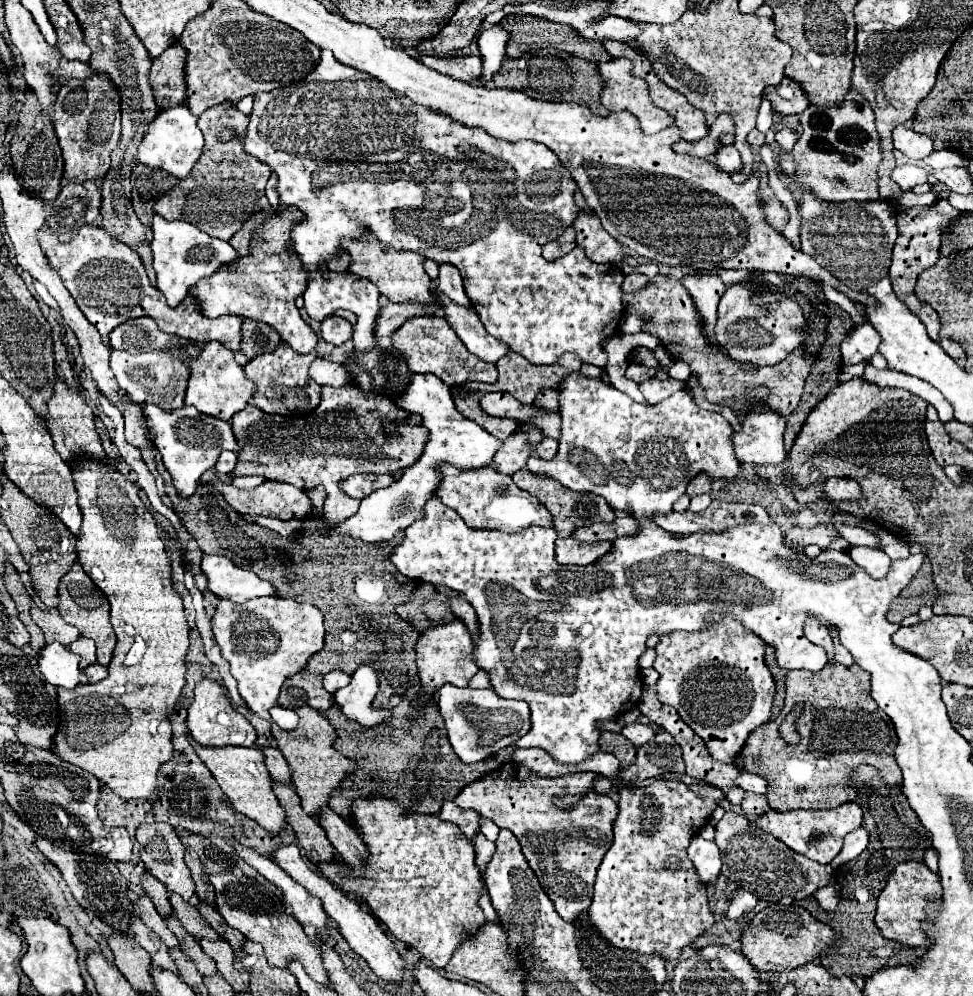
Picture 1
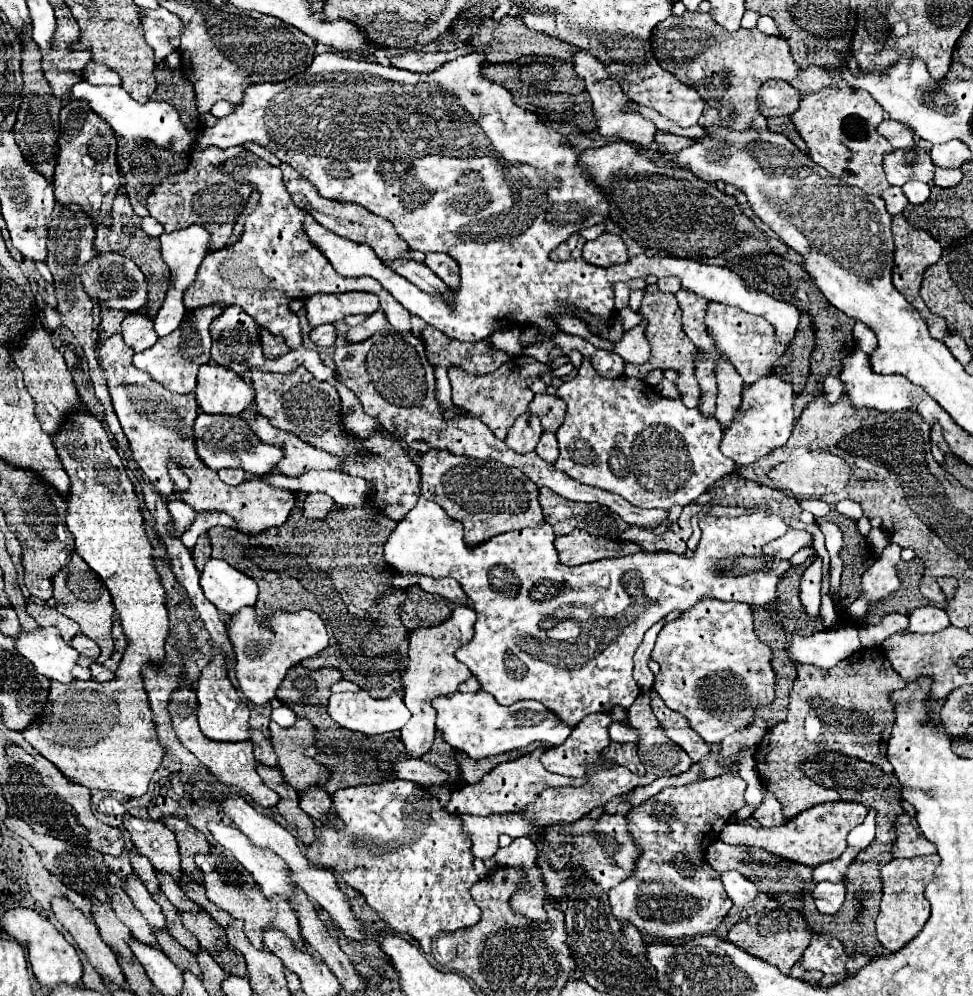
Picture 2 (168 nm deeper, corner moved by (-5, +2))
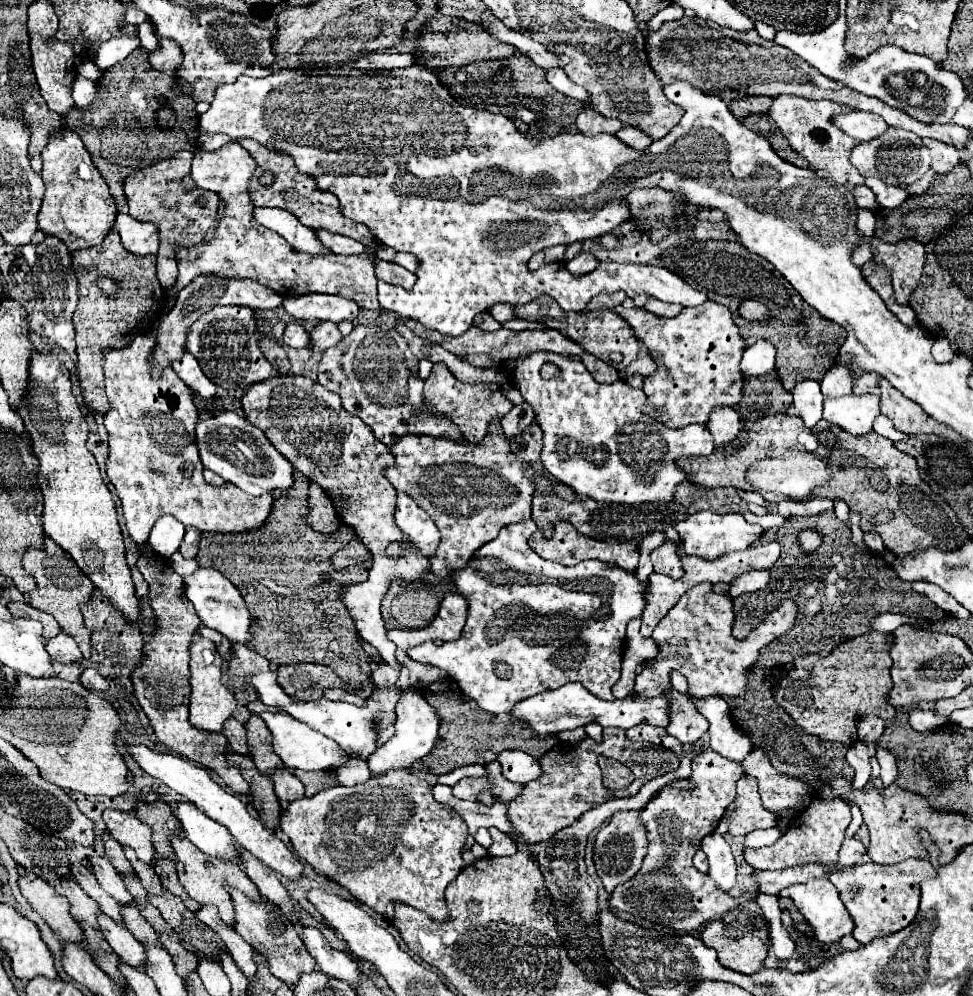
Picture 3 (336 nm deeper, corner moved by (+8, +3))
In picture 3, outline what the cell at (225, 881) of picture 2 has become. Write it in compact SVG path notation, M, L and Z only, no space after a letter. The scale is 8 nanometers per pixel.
M171 837L171 845L175 849L175 861L177 861L177 875L183 883L183 887L187 889L189 897L195 899L201 905L215 905L219 909L219 917L233 927L235 925L235 909L231 905L231 895L227 893L225 885L231 885L233 889L241 889L243 893L247 893L247 897L251 897L251 901L261 901L261 893L255 889L253 881L239 869L239 865L231 865L231 863L223 863L217 857L205 855L203 851L195 849L195 845L191 845L191 841L187 841L185 837Z

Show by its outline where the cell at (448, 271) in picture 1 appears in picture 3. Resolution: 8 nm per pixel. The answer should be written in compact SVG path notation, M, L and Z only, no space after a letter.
M397 253L391 261L403 265L405 269L409 269L409 271L413 271L413 273L415 273L415 269L419 269L419 259L413 257L411 253Z

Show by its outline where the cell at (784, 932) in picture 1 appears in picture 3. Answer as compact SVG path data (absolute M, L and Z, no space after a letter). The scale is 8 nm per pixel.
M725 913L723 919L711 921L703 929L701 939L707 947L713 947L717 951L721 965L725 965L733 971L745 973L745 975L753 975L753 973L759 973L763 969L767 951L771 947L767 921L763 917L751 917L745 913Z

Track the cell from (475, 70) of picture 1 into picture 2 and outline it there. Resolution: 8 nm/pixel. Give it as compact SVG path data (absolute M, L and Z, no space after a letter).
M456 48L452 52L416 52L416 50L408 50L400 56L392 56L390 64L402 70L410 70L410 72L434 72L438 70L444 62L454 60L462 54L466 54L466 48Z

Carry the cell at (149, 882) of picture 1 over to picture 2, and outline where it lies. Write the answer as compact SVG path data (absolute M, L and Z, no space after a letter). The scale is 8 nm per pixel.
M130 850L130 864L132 864L132 870L134 874L142 880L142 884L154 894L160 890L158 882L156 882L156 872L154 872L154 866L150 864L148 858L144 858L142 854L138 854L136 850Z

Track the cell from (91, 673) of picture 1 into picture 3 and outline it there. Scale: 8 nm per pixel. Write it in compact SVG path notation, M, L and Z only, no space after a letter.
M85 669L81 673L81 685L91 691L107 691L107 687L109 687L109 683L95 669Z

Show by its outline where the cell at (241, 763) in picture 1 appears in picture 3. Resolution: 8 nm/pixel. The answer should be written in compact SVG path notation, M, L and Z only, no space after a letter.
M141 555L137 561L139 571L143 573L145 581L149 583L149 599L155 609L155 617L159 619L159 631L153 639L149 639L143 647L145 659L139 665L139 669L133 671L133 685L135 685L135 697L139 699L139 705L147 713L157 739L175 755L187 757L189 761L195 761L199 765L205 765L213 773L217 773L223 783L237 795L249 795L251 787L241 777L237 767L231 767L225 759L225 751L229 747L223 733L207 733L191 727L189 723L189 643L191 637L199 629L199 617L193 609L193 605L183 595L183 579L171 569L167 557L153 555L147 559Z

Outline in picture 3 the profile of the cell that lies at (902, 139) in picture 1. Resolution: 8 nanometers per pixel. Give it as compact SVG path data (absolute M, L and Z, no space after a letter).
M855 111L849 115L837 115L833 123L839 129L843 129L849 137L853 137L855 141L871 141L875 137L881 137L889 129L889 125L881 117L875 117L863 111Z

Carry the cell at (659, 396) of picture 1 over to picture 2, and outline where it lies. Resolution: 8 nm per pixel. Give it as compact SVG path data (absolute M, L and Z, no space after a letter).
M664 378L664 380L662 380L658 386L656 386L656 390L658 390L658 392L664 396L664 398L673 400L681 399L678 390L676 390L676 384L674 384L674 382L668 382L666 378Z

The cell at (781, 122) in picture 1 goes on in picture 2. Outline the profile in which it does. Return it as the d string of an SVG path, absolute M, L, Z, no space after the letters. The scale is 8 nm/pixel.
M768 118L768 128L772 132L782 132L784 136L788 136L804 154L808 154L808 146L804 144L804 140L800 138L800 134L796 134L796 128L790 124L790 118Z

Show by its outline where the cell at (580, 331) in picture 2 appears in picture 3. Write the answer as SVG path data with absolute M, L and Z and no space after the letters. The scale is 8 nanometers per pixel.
M493 305L489 313L491 313L499 323L507 323L507 321L511 321L511 319L517 319L513 305Z

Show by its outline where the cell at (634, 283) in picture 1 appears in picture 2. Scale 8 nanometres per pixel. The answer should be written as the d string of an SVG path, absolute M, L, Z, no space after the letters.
M616 282L614 284L614 300L616 300L616 310L620 310L620 308L624 308L624 306L628 306L628 296L630 296L630 288L626 286L626 284L622 284L622 282Z

